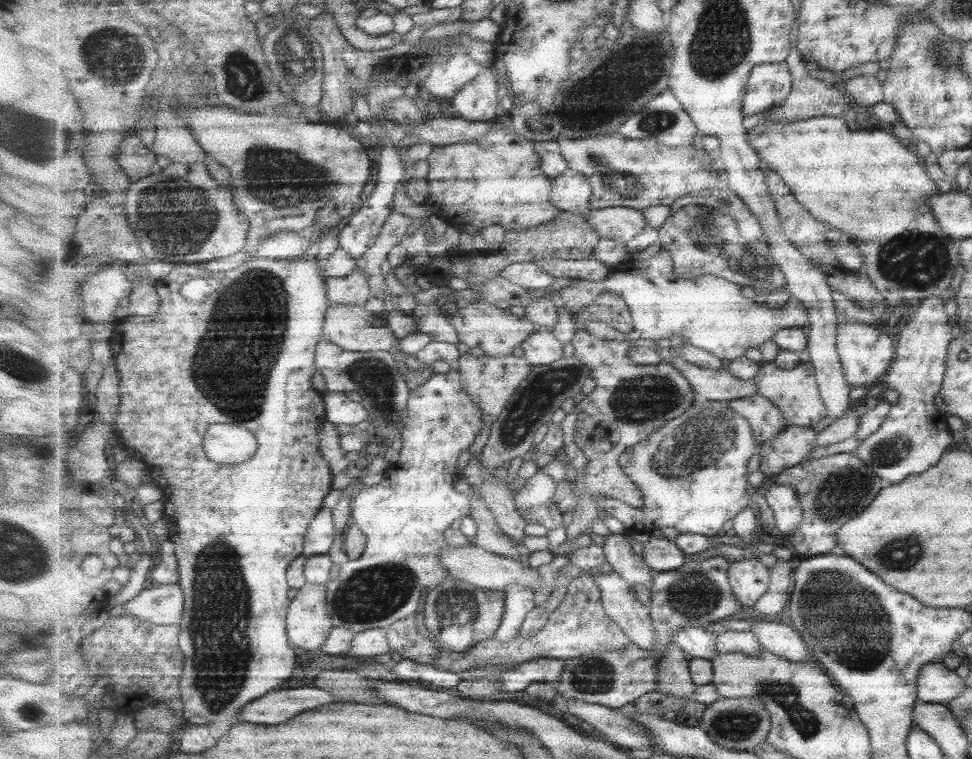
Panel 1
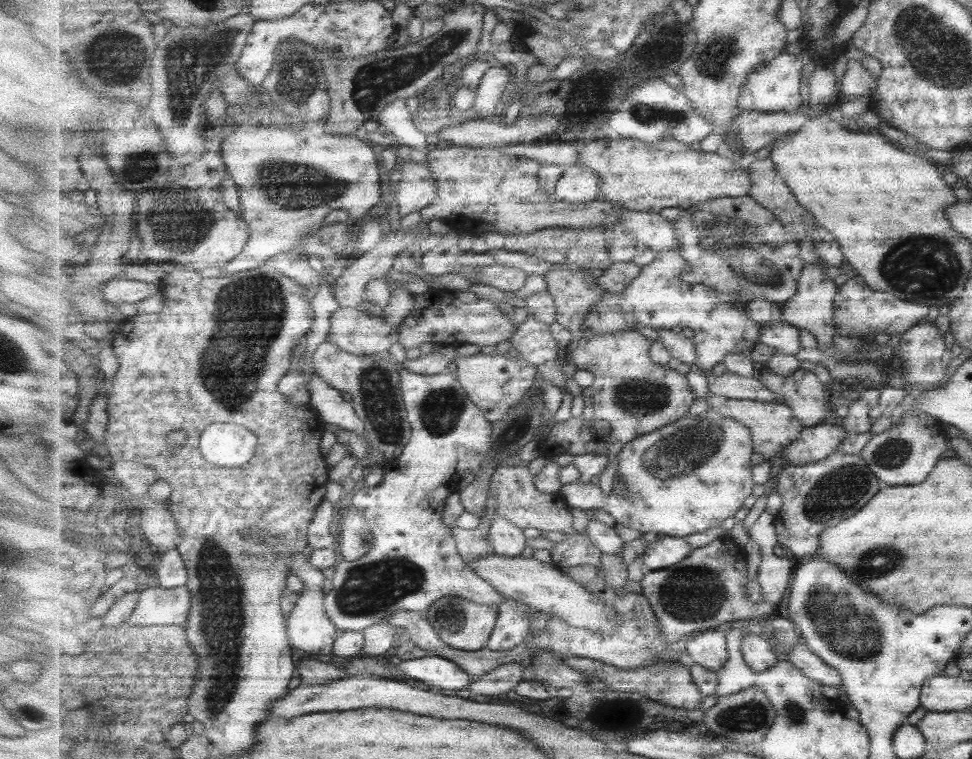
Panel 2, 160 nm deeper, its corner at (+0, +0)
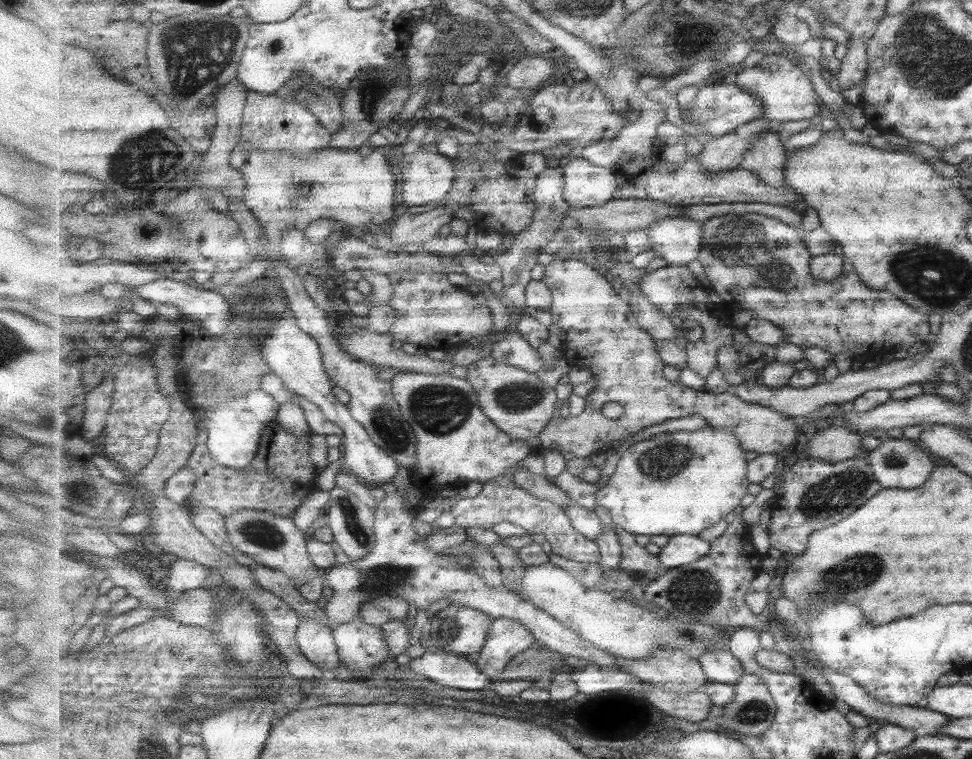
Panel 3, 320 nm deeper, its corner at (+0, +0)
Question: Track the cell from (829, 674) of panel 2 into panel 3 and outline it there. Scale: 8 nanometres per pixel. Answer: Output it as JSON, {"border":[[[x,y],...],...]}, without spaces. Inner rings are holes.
{"border":[[[825,666],[822,668],[825,668],[823,674],[827,677],[829,684],[833,687],[834,698],[843,701],[850,706],[851,709],[862,713],[871,721],[901,726],[907,731],[915,731],[918,737],[924,737],[927,735],[943,737],[943,735],[945,735],[943,729],[945,729],[946,724],[953,719],[948,714],[943,714],[942,712],[937,712],[929,708],[881,702],[877,697],[869,694],[869,691],[866,688],[857,684],[857,682],[855,682],[850,676],[839,674]]]}

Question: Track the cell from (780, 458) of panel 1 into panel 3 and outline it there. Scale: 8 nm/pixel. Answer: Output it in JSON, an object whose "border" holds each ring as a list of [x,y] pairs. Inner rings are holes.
{"border":[[[845,427],[817,430],[808,443],[807,456],[825,462],[843,462],[854,458],[867,458],[861,447],[861,435]]]}

